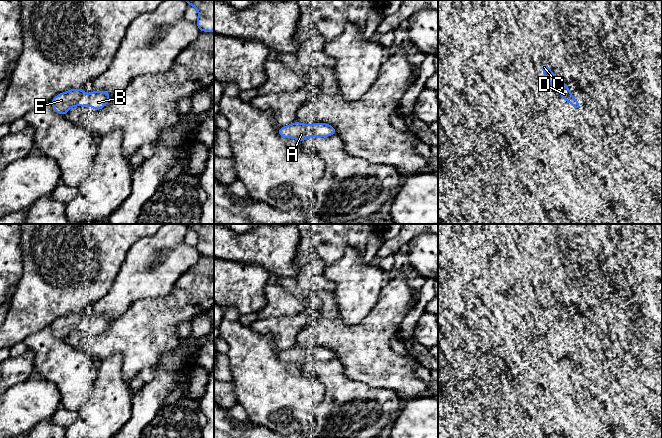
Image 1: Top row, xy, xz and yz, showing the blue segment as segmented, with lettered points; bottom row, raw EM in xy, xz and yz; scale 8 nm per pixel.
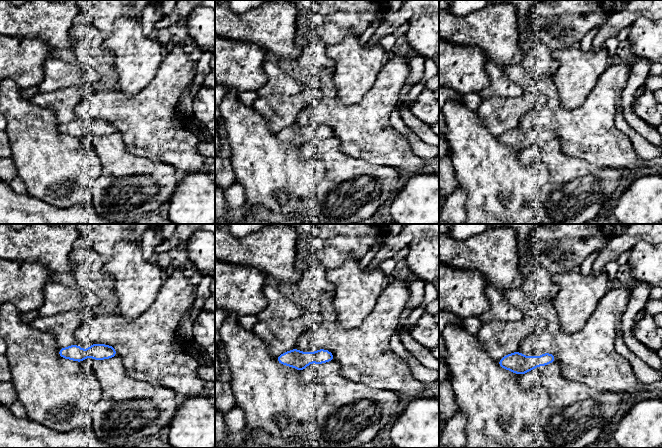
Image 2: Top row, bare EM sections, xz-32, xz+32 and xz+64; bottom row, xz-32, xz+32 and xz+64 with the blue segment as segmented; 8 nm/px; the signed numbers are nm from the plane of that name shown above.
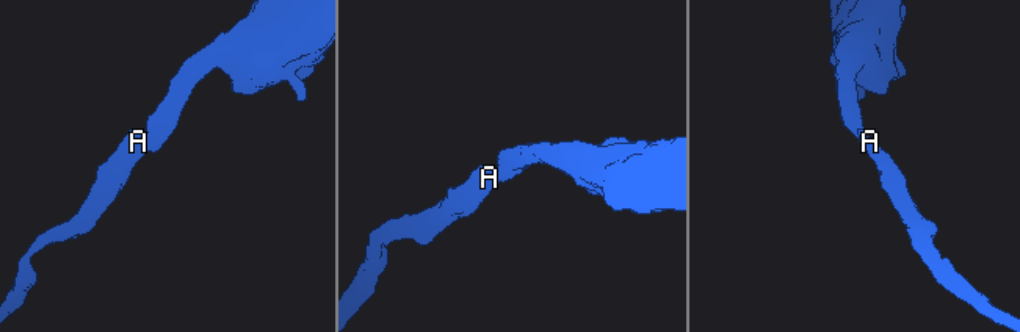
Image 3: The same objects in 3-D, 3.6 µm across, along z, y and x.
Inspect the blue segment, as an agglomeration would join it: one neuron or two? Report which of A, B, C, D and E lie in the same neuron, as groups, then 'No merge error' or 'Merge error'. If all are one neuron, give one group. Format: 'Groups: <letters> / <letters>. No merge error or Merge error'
Groups: A B C D E. No merge error

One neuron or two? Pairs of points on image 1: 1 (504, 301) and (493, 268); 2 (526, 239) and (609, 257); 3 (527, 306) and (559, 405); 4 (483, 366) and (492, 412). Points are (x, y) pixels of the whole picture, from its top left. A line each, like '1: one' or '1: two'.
1: one
2: one
3: two
4: one

